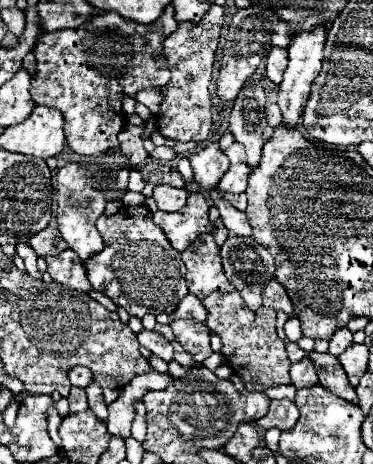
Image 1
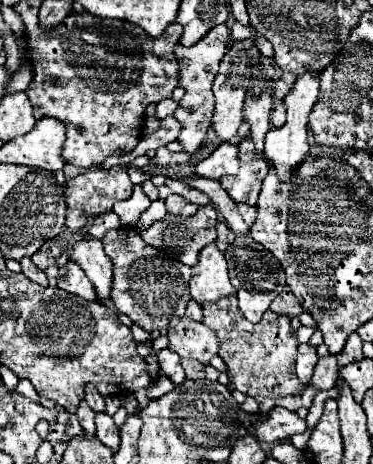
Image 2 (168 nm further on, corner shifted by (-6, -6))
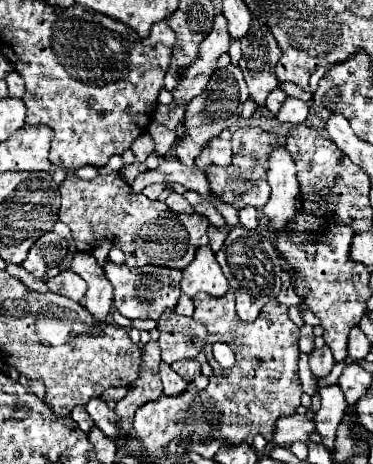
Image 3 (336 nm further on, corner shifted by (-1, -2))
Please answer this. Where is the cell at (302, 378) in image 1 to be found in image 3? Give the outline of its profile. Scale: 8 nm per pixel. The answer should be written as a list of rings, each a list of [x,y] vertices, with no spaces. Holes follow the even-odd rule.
[[[325,345],[321,349],[315,349],[311,355],[309,355],[309,365],[311,365],[311,371],[315,373],[315,377],[327,377],[335,365],[335,359],[333,359],[333,353],[331,349]]]

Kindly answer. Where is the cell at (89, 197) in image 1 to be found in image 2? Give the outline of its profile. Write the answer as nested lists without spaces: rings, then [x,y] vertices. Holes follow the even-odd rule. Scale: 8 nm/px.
[[[94,237],[80,239],[78,243],[74,243],[72,261],[78,263],[84,269],[86,277],[94,283],[98,299],[108,299],[112,283],[112,261],[104,253],[102,241]]]

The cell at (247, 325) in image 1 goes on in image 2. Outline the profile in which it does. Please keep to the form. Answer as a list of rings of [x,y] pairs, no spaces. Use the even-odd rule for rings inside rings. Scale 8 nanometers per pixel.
[[[222,297],[216,303],[204,303],[202,309],[202,323],[218,335],[220,357],[226,361],[230,387],[254,397],[260,405],[262,415],[266,415],[276,405],[282,405],[290,411],[300,409],[300,395],[304,385],[294,371],[298,341],[294,341],[290,317],[266,311],[262,321],[250,323],[238,309],[236,297]]]

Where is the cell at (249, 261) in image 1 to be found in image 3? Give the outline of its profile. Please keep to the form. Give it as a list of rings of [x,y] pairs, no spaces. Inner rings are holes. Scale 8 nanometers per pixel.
[[[233,227],[217,253],[217,261],[223,269],[223,275],[229,281],[231,291],[235,293],[237,301],[237,315],[241,321],[255,321],[269,299],[277,297],[281,291],[281,273],[283,261],[275,251],[273,243],[261,235],[259,231],[251,231],[245,227]]]

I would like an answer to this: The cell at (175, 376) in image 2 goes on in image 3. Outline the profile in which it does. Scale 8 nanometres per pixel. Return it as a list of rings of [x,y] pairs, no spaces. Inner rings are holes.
[[[161,363],[161,381],[163,381],[163,393],[173,397],[173,395],[181,395],[187,391],[187,383],[167,365],[167,363]]]

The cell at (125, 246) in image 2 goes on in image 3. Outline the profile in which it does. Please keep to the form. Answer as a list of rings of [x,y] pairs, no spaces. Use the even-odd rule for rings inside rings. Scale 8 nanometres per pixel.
[[[107,261],[103,265],[103,271],[115,289],[113,305],[127,319],[159,319],[165,309],[175,307],[175,303],[181,295],[181,289],[179,289],[181,271],[179,269],[167,269],[167,267],[129,269],[127,265],[115,265],[115,263]]]

